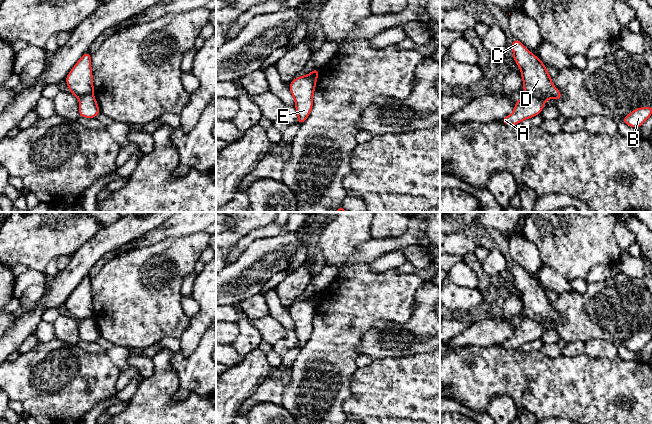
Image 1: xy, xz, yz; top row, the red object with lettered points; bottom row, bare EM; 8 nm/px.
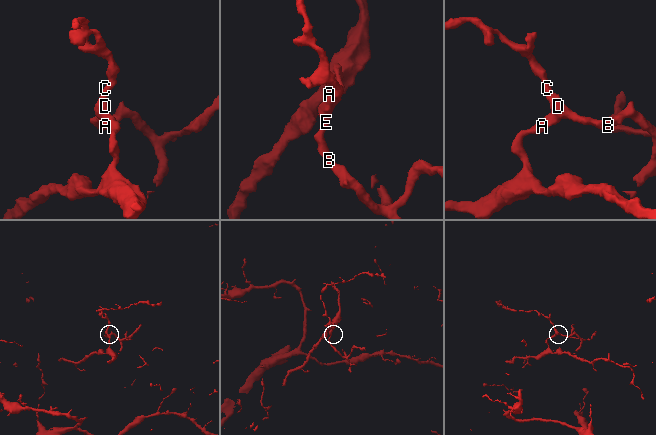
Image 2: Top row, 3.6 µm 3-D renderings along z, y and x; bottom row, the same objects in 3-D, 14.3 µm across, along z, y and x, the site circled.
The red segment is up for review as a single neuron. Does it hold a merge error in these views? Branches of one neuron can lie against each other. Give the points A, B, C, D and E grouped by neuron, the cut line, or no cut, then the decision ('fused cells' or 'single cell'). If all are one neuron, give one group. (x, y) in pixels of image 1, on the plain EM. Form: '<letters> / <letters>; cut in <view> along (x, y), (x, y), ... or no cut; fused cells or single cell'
A / B C D E; cut in yz along (526, 316), (535, 320), (543, 328); fused cells

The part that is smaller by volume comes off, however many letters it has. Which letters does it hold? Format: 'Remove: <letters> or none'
Remove: A

